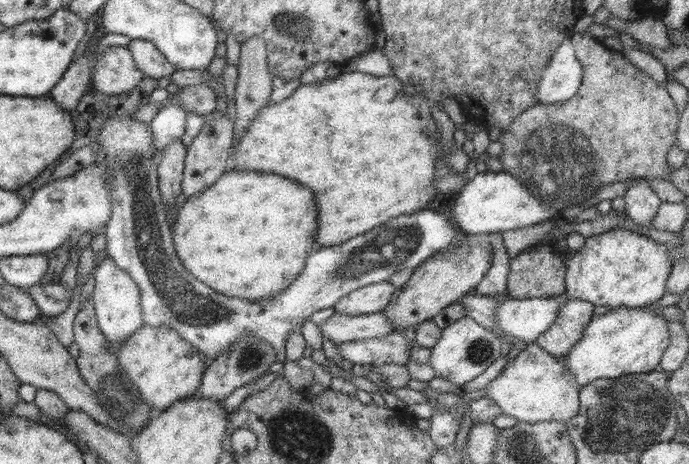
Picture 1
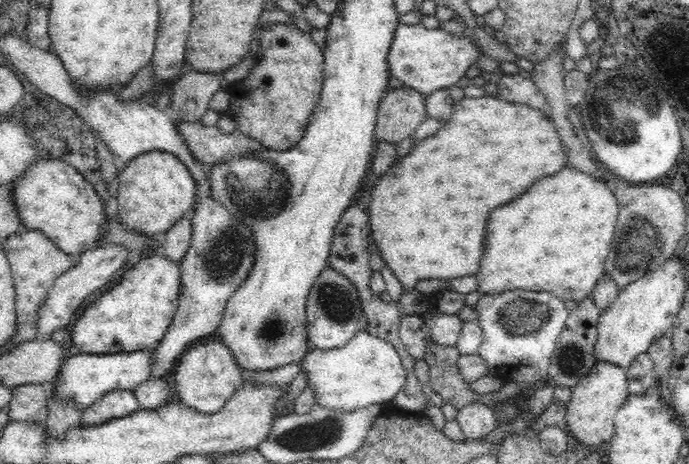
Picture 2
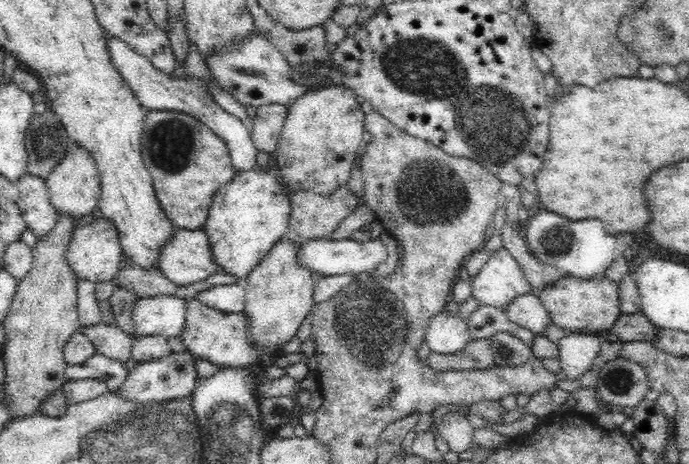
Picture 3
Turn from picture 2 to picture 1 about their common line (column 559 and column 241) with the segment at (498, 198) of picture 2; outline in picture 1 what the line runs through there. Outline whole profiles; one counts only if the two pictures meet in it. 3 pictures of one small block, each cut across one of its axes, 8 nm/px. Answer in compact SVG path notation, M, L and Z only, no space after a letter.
M362 72L339 73L309 84L301 84L277 103L267 103L257 111L246 132L230 153L235 170L263 170L291 178L309 188L317 198L317 246L341 244L387 223L399 215L425 208L437 192L433 187L438 170L435 157L439 142L422 134L419 118L421 96L395 76L371 76Z

